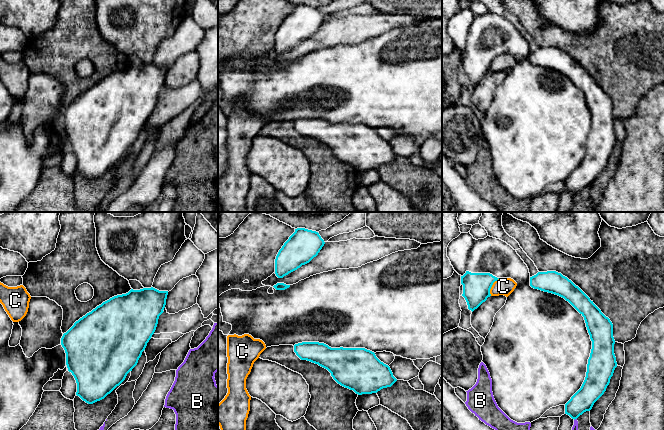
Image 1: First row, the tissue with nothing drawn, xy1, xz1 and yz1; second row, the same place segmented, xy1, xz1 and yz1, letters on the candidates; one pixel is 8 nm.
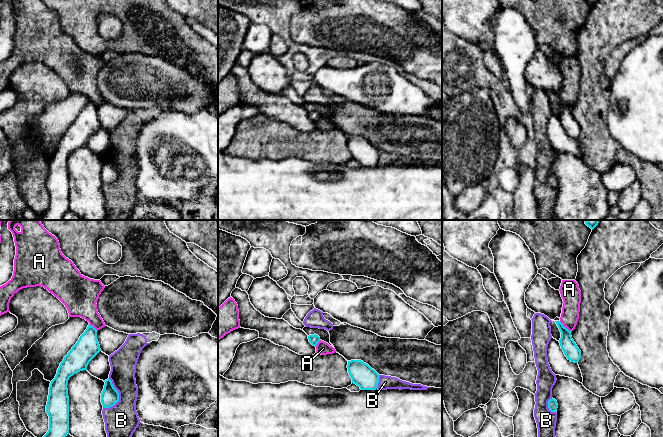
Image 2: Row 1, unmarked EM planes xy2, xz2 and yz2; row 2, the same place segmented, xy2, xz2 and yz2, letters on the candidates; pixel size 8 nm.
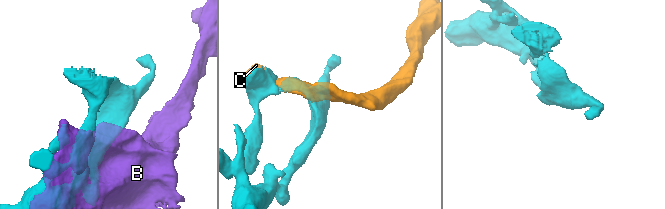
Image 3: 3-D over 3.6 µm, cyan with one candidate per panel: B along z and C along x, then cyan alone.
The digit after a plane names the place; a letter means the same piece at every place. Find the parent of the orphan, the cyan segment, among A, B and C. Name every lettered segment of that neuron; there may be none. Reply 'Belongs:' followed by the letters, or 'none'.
Belongs: none

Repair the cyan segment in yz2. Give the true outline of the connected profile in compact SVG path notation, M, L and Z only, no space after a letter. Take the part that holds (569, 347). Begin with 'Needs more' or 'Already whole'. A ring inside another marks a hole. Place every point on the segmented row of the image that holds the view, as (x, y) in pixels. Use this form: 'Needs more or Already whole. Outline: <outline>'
Already whole. Outline: M560 321L555 322L561 332L561 338L559 340L561 349L563 350L568 360L574 363L578 363L581 358L581 351L572 339L571 331L564 327Z

